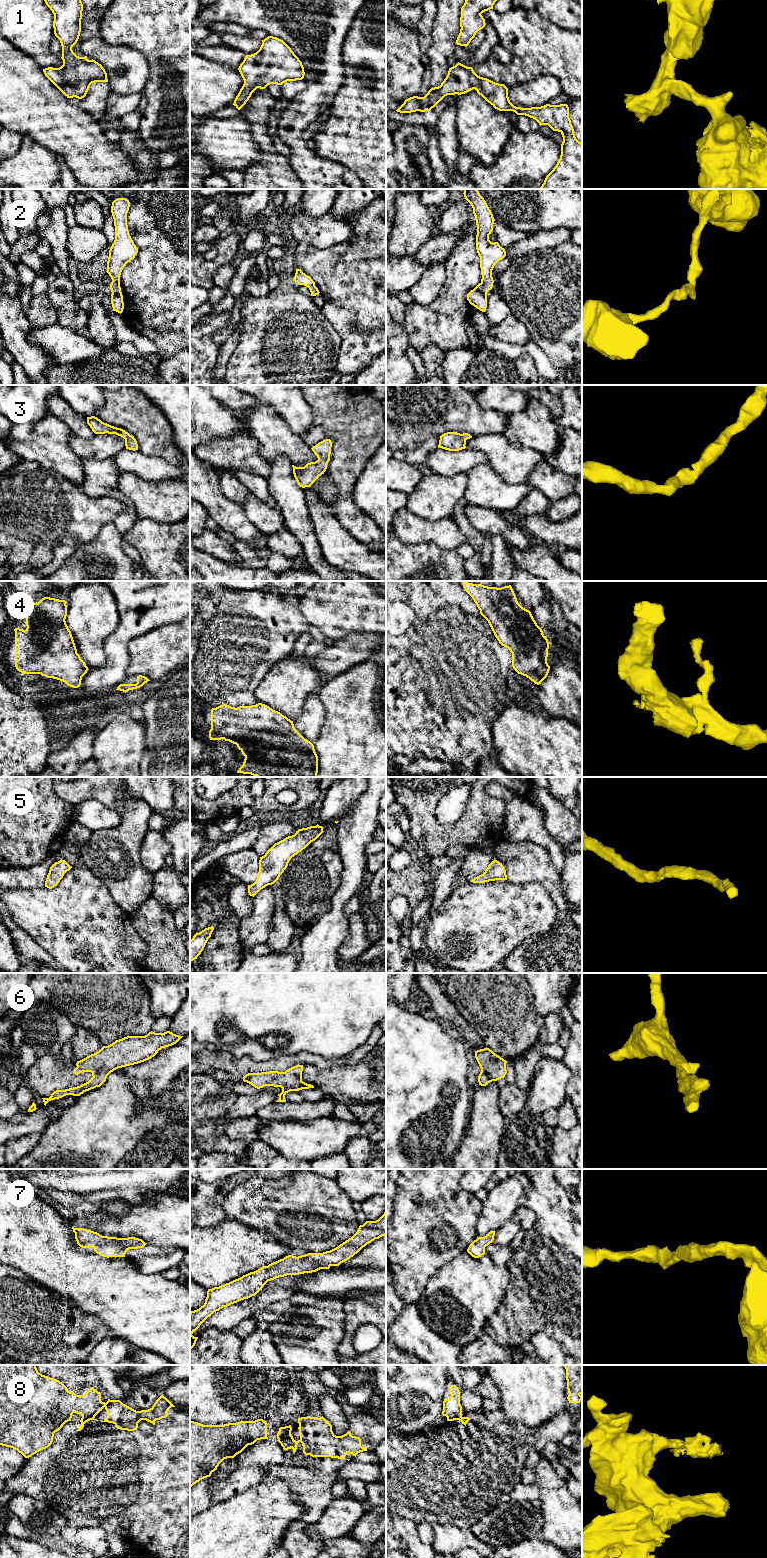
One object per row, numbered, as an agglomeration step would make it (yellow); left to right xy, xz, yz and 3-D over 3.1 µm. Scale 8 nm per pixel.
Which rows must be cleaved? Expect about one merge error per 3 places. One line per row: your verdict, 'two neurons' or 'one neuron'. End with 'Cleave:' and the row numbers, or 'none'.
1: one neuron
2: two neurons
3: one neuron
4: one neuron
5: one neuron
6: one neuron
7: one neuron
8: two neurons
Cleave: 2, 8

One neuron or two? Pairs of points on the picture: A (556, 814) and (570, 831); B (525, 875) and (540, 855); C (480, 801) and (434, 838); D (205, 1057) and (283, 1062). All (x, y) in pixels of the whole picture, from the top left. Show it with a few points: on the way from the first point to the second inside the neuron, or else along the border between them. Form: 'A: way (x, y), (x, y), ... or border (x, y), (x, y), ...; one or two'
A: way (558, 818), (566, 827); one
B: way (527, 870), (537, 860); one
C: way (475, 814), (455, 834), (447, 835); one
D: way (224, 1060), (233, 1066), (264, 1066); one

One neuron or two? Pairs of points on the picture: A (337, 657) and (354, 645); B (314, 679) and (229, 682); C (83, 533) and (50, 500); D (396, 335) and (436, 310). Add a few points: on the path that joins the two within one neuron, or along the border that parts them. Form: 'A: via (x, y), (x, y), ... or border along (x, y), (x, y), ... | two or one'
A: via (341, 656), (350, 649) | one
B: border along (276, 663), (254, 691), (258, 702) | two
C: via (76, 524), (59, 507) | one
D: border along (403, 326), (409, 345) | two

